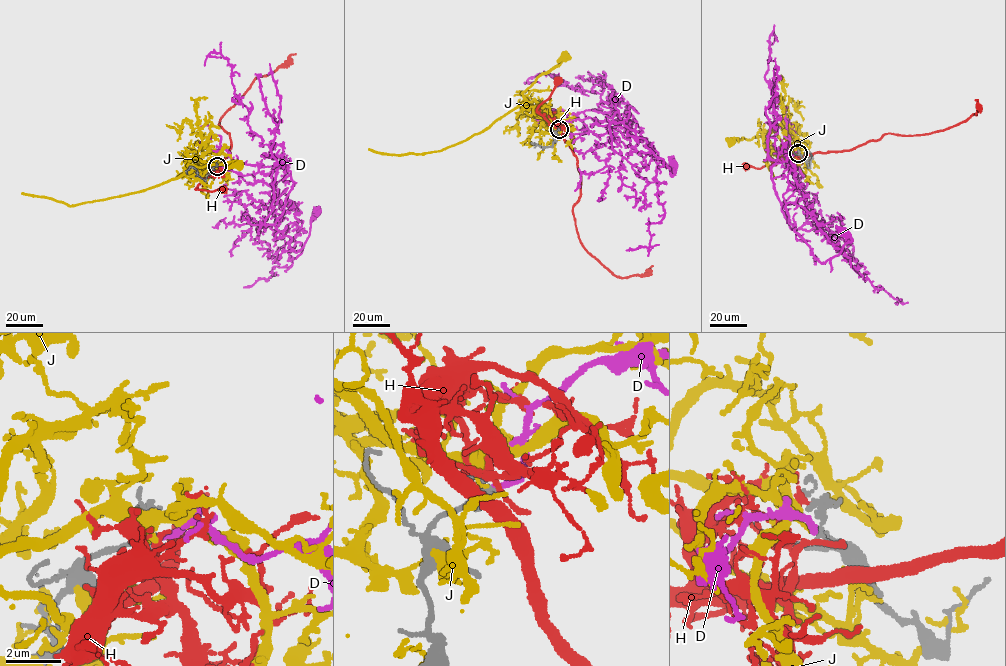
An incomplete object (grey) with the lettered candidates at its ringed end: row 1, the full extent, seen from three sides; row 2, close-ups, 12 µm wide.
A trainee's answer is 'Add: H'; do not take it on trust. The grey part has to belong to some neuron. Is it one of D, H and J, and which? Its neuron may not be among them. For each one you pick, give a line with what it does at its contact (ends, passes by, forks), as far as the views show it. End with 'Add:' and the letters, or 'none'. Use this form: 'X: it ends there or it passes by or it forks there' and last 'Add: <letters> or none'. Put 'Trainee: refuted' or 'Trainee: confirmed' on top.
Trainee: refuted
D: it ends there
Add: D

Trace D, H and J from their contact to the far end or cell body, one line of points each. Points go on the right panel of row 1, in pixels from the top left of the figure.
D: (798, 153), (791, 155), (797, 182), (782, 204), (785, 218), (821, 263), (839, 253), (846, 237), (842, 233)
H: (798, 154), (757, 168), (745, 166)
J: (798, 153), (795, 150), (770, 151), (758, 136), (732, 140)

